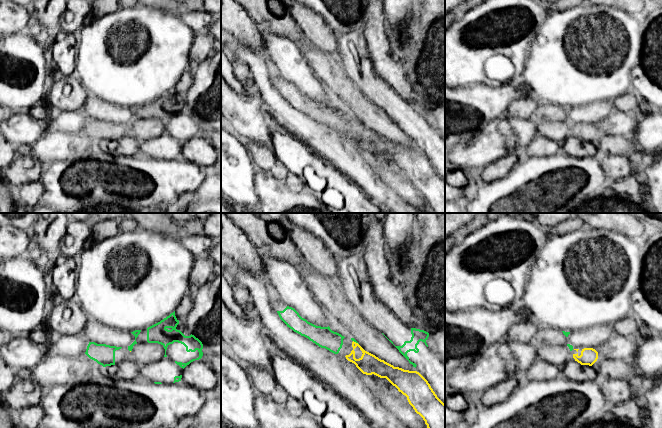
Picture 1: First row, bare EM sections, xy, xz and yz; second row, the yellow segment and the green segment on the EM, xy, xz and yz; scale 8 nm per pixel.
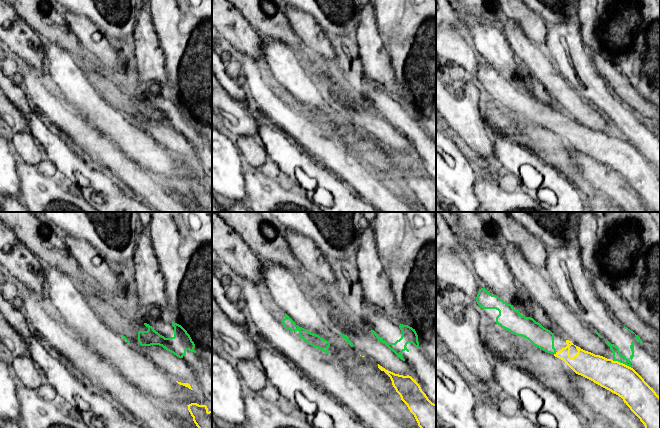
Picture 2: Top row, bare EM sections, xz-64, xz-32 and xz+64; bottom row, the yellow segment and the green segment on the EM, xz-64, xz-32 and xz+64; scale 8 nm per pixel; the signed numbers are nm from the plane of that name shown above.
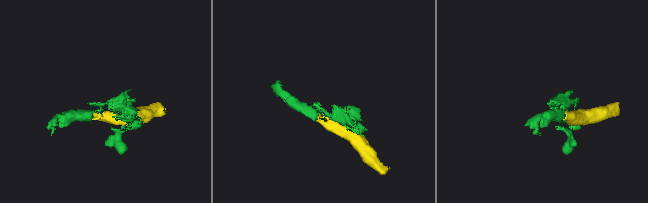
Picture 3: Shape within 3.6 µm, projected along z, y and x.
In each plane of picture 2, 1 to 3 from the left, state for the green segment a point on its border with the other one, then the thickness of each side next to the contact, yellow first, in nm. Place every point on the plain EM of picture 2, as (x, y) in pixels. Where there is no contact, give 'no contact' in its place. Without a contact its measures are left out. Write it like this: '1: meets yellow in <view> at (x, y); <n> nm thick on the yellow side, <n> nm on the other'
1: no contact
2: no contact
3: meets yellow in xz+64 at (621, 139); 260 nm thick on the yellow side, 70 nm on the other

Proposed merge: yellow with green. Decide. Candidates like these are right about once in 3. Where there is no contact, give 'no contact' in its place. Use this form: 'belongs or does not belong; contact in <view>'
belongs; contact in xz

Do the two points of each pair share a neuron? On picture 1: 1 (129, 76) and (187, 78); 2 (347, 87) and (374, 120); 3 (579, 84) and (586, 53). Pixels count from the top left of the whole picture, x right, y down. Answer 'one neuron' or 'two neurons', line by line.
1: two neurons
2: one neuron
3: one neuron

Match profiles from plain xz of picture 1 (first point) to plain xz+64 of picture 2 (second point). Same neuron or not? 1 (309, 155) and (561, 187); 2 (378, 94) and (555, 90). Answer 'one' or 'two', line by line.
1: one
2: two

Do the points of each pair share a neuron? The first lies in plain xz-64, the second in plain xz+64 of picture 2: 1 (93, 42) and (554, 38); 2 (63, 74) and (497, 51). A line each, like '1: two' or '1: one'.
1: two
2: one

